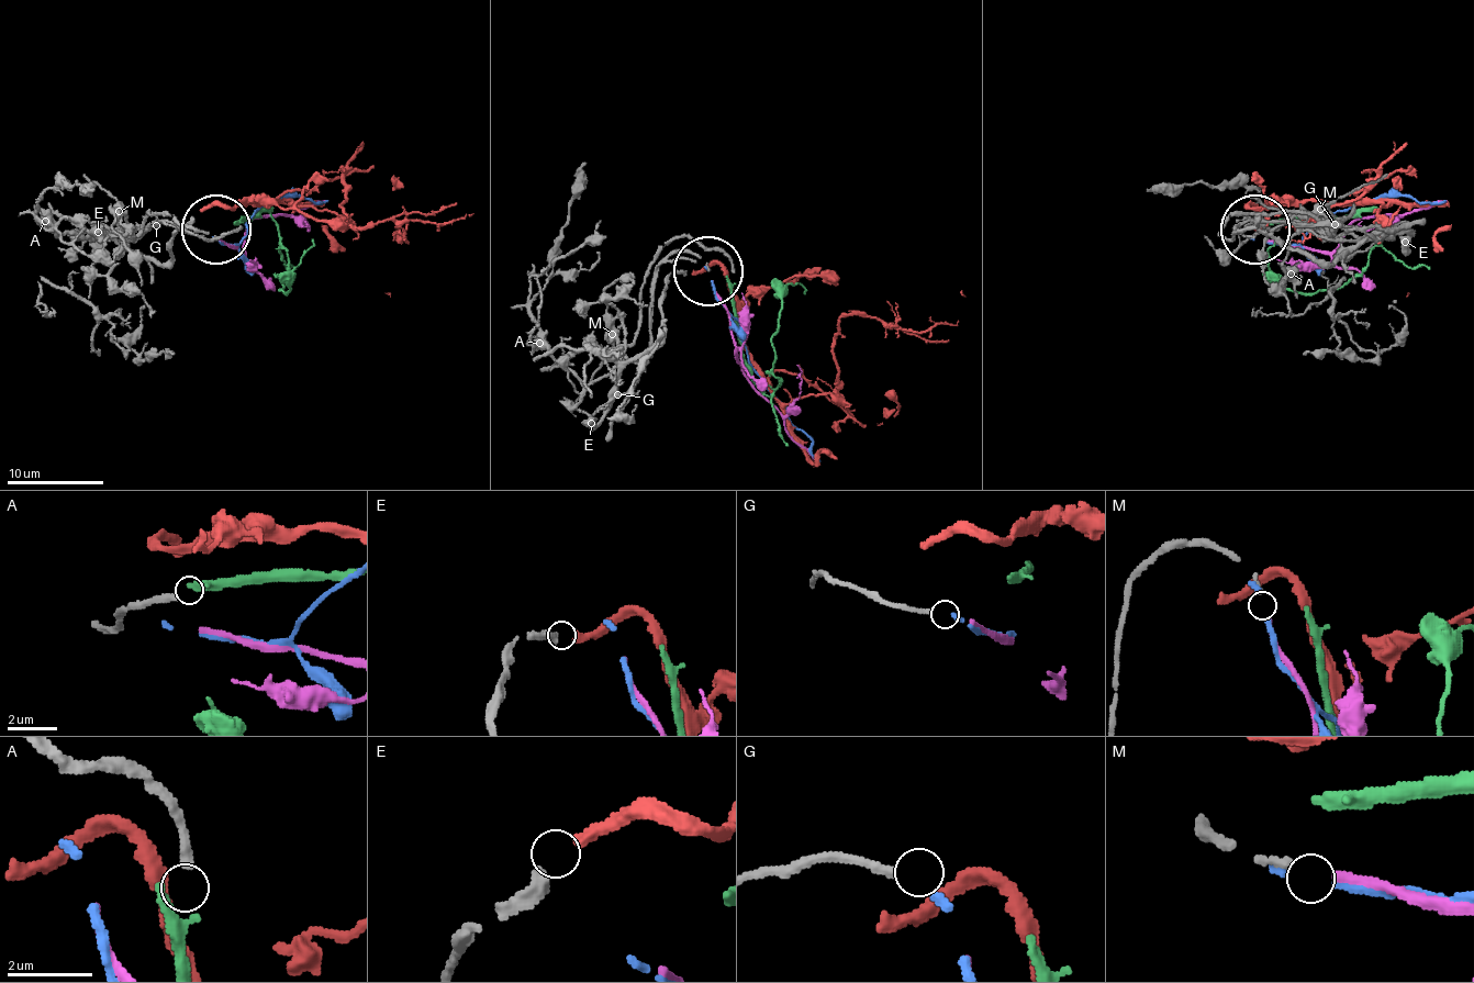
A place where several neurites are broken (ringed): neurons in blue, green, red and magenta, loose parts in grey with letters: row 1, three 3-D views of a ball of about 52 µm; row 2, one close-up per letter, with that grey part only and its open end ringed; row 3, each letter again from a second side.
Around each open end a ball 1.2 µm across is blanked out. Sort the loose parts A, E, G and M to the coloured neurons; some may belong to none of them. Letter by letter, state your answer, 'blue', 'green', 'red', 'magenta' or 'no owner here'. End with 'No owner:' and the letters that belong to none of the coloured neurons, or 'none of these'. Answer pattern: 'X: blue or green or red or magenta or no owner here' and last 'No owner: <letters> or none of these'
A: no owner here
E: red
G: blue
M: magenta
No owner: A

